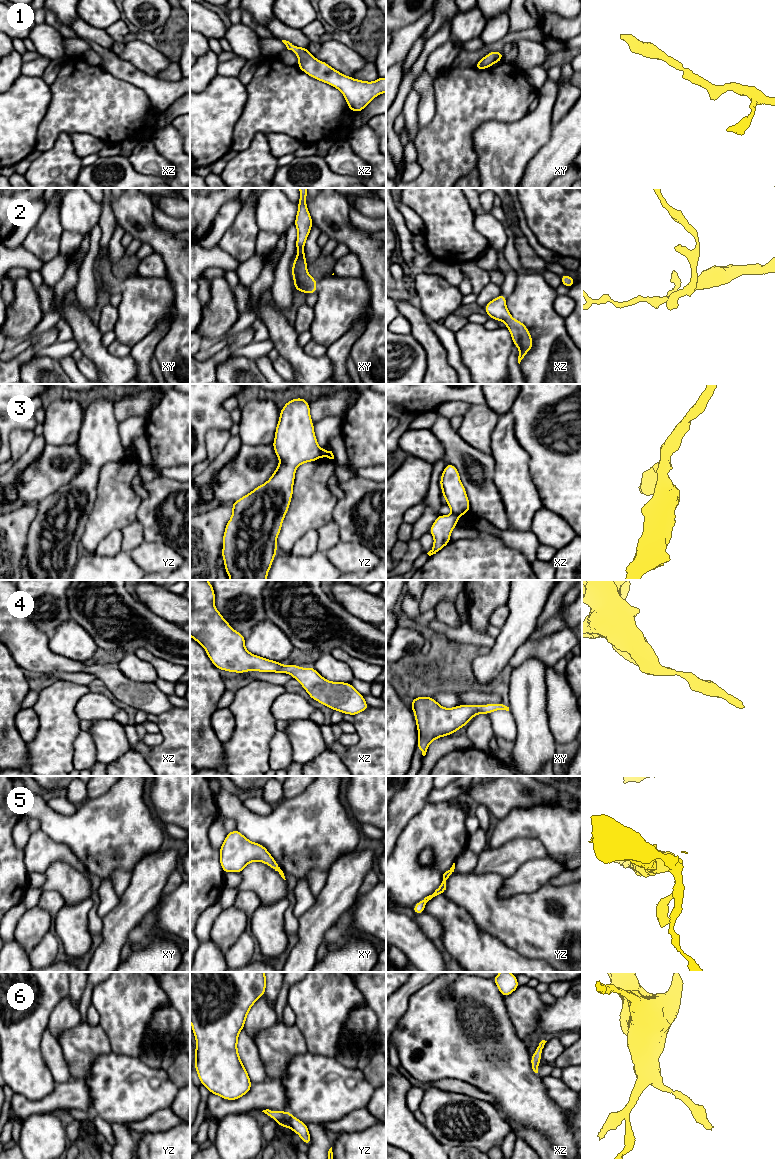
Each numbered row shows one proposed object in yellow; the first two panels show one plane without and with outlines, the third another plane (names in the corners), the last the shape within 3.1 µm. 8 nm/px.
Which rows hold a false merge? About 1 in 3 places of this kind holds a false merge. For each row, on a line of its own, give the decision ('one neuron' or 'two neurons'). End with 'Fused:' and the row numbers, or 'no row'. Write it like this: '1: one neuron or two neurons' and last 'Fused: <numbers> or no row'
1: one neuron
2: one neuron
3: two neurons
4: one neuron
5: one neuron
6: one neuron
Fused: 3

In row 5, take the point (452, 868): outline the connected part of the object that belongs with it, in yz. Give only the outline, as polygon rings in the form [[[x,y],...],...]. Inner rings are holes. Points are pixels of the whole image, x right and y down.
[[[453,863],[452,867],[446,871],[443,874],[443,881],[441,883],[441,885],[435,890],[435,892],[432,895],[429,895],[427,897],[425,897],[424,899],[422,899],[421,901],[419,901],[412,909],[413,912],[415,914],[422,914],[424,912],[425,909],[425,905],[426,903],[431,900],[433,897],[439,895],[439,894],[445,894],[445,890],[446,890],[446,880],[449,878],[449,876],[454,872],[455,869],[455,863]]]

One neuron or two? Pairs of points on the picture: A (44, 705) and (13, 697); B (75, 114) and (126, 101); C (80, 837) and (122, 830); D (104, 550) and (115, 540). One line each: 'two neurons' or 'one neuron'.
A: two neurons
B: one neuron
C: one neuron
D: one neuron

